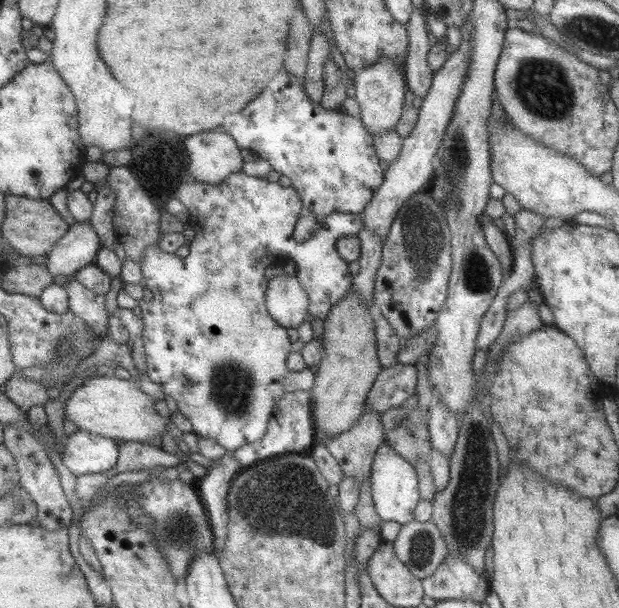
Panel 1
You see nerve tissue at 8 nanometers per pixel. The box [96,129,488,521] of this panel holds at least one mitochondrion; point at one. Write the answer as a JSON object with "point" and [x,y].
{"point":[422,235]}

